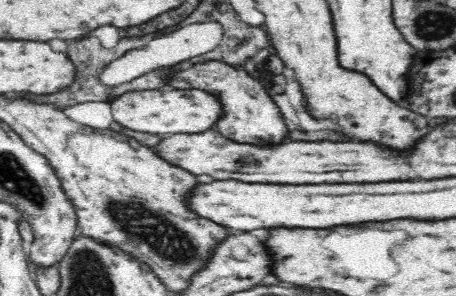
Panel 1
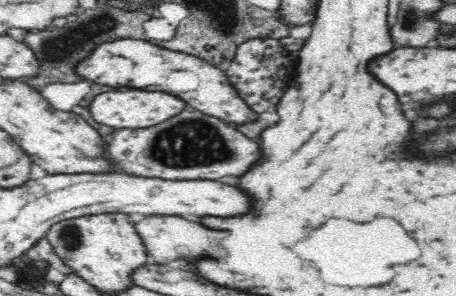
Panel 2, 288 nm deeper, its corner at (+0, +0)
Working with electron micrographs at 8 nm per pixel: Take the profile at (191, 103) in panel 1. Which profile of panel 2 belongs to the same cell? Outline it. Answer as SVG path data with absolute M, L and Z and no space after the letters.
M118 88L114 92L104 92L98 94L92 102L86 104L88 110L92 112L94 120L100 124L106 124L110 128L134 128L142 130L148 126L156 126L160 122L168 122L172 116L182 114L182 110L192 110L184 104L184 100L166 94L166 92L144 92L144 90L130 90L130 88Z

